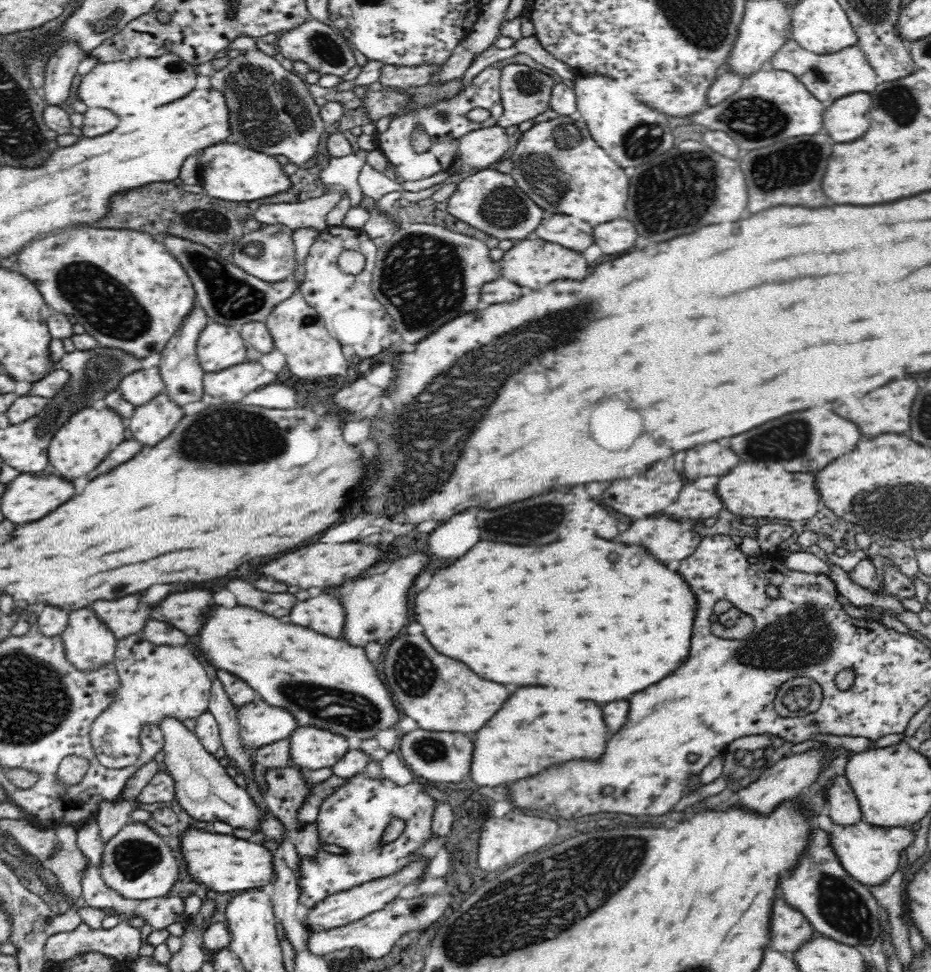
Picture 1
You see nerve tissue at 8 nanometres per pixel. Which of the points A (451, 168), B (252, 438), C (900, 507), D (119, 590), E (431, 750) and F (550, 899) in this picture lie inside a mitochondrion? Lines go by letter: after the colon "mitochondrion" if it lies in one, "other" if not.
A: other
B: mitochondrion
C: mitochondrion
D: other
E: mitochondrion
F: mitochondrion

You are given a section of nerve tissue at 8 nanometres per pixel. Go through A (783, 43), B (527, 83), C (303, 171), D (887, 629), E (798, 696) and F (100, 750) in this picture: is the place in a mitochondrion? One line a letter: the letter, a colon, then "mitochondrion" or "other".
A: other
B: mitochondrion
C: other
D: other
E: mitochondrion
F: other

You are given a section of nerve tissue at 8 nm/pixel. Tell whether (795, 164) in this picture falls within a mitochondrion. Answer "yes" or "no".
yes

